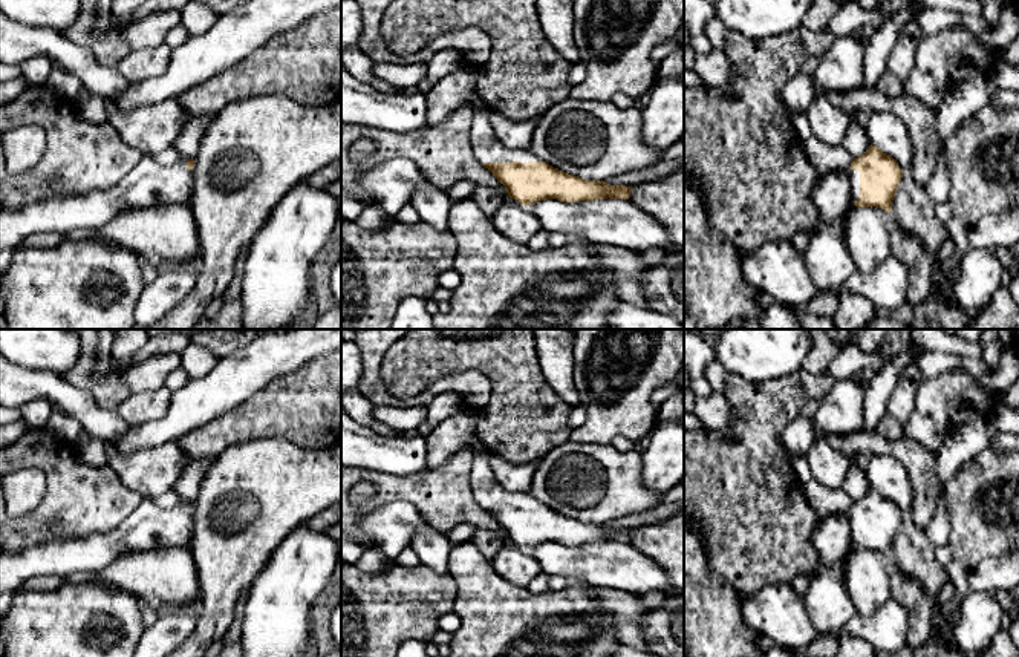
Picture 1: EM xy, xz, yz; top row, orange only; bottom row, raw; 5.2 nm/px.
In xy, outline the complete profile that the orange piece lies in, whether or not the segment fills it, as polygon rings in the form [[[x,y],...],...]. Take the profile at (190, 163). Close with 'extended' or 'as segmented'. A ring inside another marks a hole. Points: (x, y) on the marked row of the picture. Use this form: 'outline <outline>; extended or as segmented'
outline [[[142,155],[136,167],[115,187],[41,199],[20,210],[0,210],[0,251],[14,250],[35,233],[69,233],[98,228],[121,210],[188,205],[194,184],[194,159],[164,167]]]; extended

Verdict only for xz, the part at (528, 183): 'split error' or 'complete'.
split error

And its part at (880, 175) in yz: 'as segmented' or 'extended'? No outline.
extended

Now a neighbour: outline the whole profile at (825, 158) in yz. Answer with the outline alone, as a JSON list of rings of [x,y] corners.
[[[814,135],[803,141],[803,150],[819,175],[849,170],[854,159],[843,145],[829,145],[819,141]]]

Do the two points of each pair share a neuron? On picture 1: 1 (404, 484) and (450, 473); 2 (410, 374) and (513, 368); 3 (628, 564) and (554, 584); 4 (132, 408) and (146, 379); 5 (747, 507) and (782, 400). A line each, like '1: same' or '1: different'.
1: same
2: same
3: different
4: different
5: same

